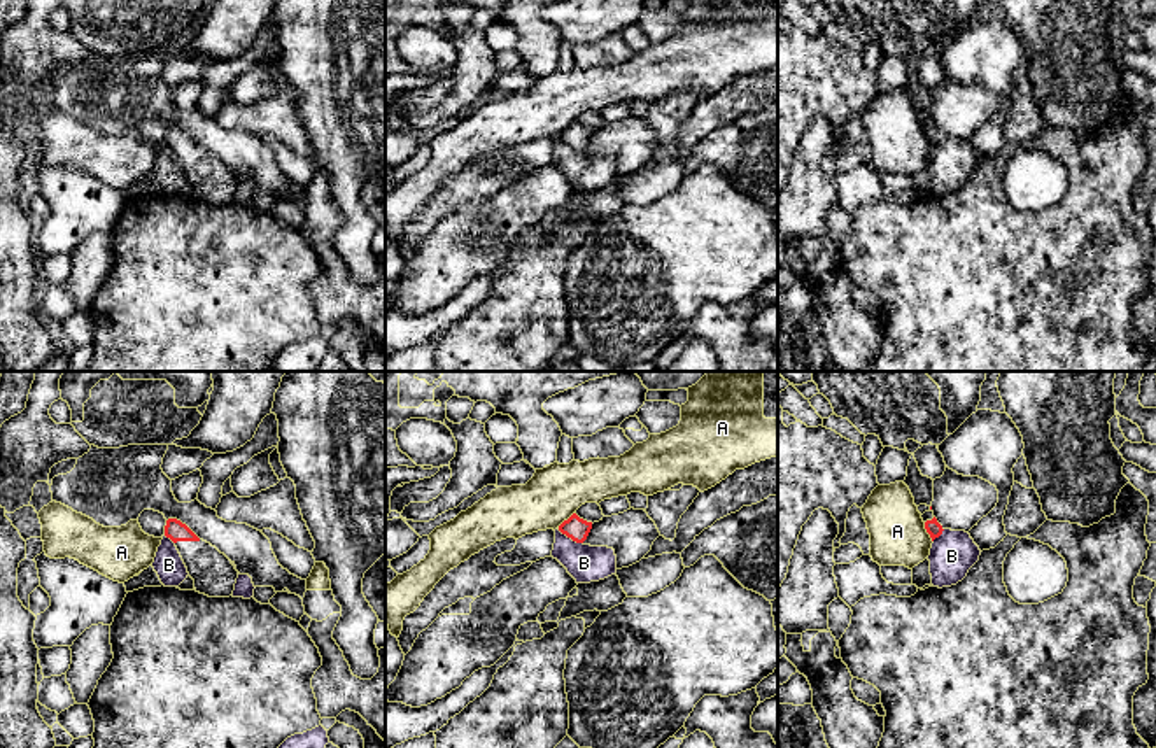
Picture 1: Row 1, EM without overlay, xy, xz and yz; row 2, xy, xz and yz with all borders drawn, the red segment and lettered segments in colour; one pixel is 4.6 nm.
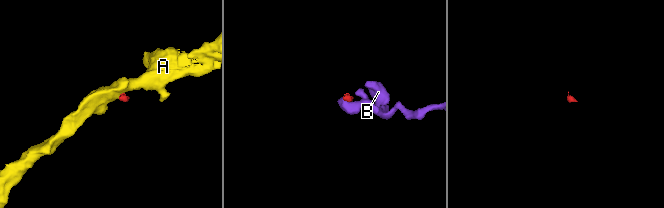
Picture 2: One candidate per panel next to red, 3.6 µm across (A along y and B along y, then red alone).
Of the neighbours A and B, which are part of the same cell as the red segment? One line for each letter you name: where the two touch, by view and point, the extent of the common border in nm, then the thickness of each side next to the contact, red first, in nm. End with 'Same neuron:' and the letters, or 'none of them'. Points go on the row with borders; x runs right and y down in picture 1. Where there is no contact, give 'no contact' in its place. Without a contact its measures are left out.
Same neuron: none of them

